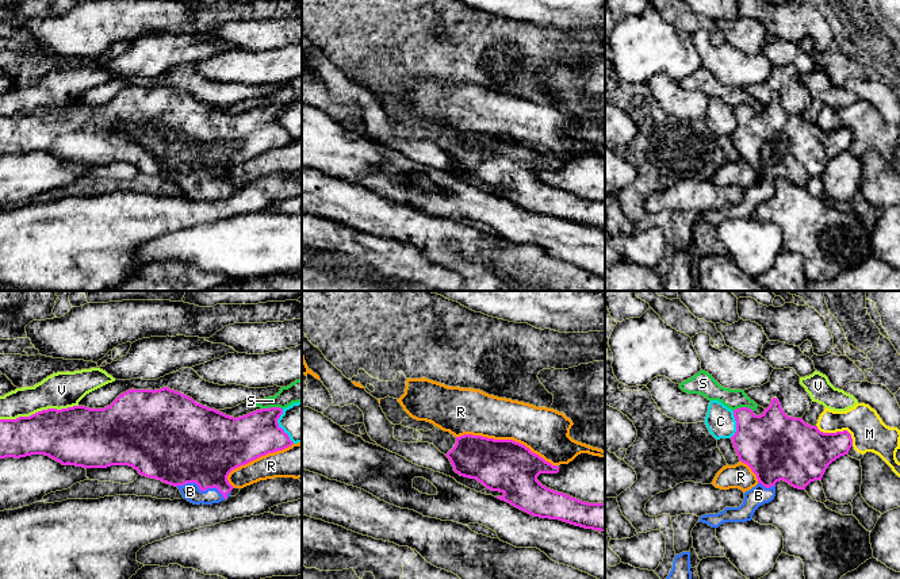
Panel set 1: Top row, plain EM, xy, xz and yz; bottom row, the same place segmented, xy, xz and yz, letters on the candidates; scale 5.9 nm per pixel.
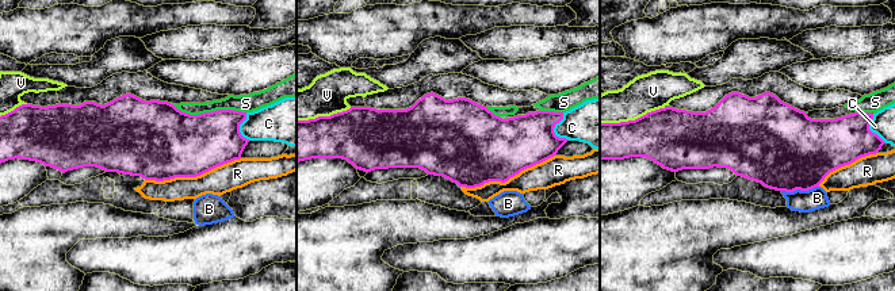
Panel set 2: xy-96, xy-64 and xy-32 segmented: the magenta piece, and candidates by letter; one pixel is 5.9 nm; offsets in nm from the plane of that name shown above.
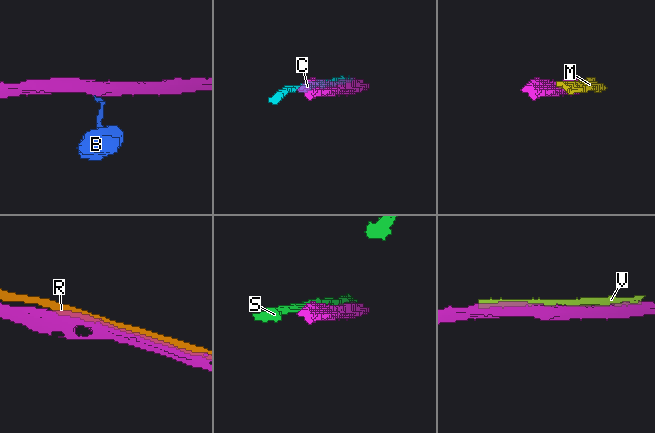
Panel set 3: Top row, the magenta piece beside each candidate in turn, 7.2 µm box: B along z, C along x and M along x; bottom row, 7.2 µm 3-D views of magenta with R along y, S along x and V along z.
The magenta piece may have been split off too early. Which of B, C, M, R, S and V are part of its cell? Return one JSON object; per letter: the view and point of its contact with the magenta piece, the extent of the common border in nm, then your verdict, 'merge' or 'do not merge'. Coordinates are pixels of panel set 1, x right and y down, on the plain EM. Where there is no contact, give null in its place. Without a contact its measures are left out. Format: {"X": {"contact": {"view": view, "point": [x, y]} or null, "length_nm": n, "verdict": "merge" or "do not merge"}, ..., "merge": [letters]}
{"B": {"contact": {"view": "xy", "point": [203, 187]}, "length_nm": 320, "verdict": "merge"}, "C": {"contact": {"view": "yz", "point": [736, 122]}, "length_nm": 160, "verdict": "do not merge"}, "M": {"contact": {"view": "yz", "point": [838, 129]}, "length_nm": 260, "verdict": "do not merge"}, "R": {"contact": {"view": "xz", "point": [506, 137]}, "length_nm": 650, "verdict": "do not merge"}, "S": {"contact": {"view": "xy", "point": [271, 104]}, "length_nm": 130, "verdict": "do not merge"}, "V": {"contact": {"view": "xy", "point": [38, 108]}, "length_nm": 480, "verdict": "do not merge"}, "merge": ["B"]}

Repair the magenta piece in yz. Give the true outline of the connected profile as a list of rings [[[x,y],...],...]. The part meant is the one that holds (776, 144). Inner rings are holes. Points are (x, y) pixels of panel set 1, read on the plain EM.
[[[777,95],[761,112],[755,112],[748,104],[734,107],[736,129],[731,134],[739,157],[747,161],[757,172],[758,181],[744,189],[743,200],[739,204],[725,204],[717,211],[705,211],[698,219],[719,225],[724,219],[751,218],[755,207],[769,200],[775,193],[775,180],[784,177],[792,184],[805,187],[815,177],[822,177],[827,164],[849,150],[853,143],[851,131],[847,127],[823,130],[817,123],[811,123],[803,115],[788,114]]]

